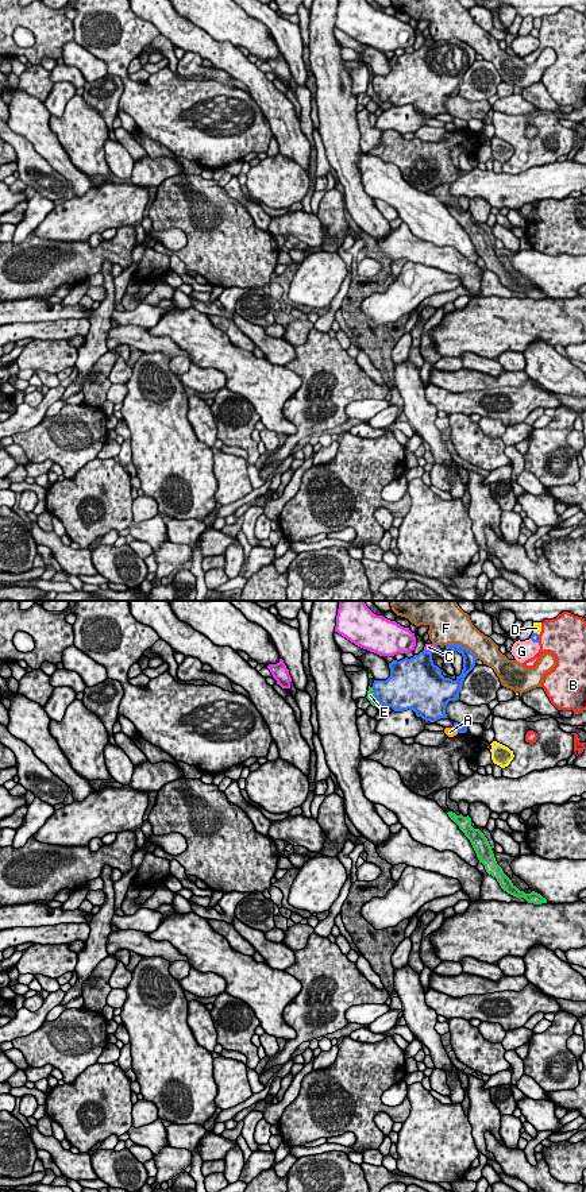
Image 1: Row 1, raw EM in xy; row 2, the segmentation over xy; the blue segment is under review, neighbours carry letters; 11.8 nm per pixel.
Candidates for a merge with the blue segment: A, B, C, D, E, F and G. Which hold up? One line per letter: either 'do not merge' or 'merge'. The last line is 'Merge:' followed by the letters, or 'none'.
A: do not merge
B: do not merge
C: do not merge
D: do not merge
E: do not merge
F: do not merge
G: do not merge
Merge: none

